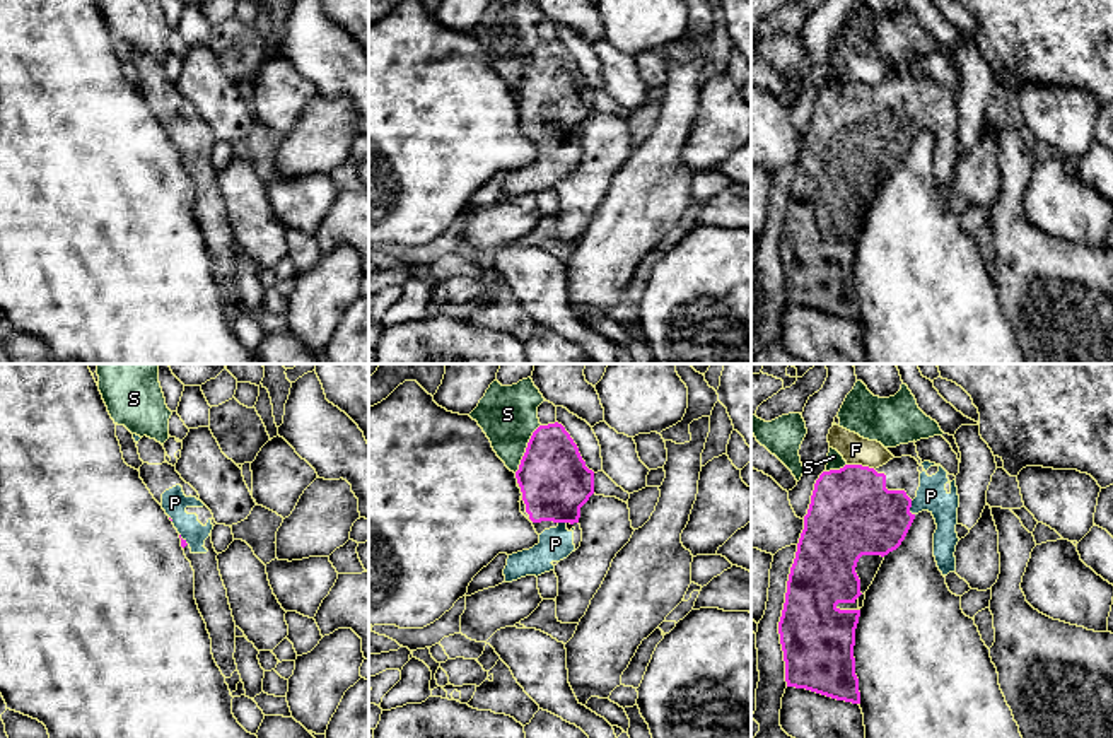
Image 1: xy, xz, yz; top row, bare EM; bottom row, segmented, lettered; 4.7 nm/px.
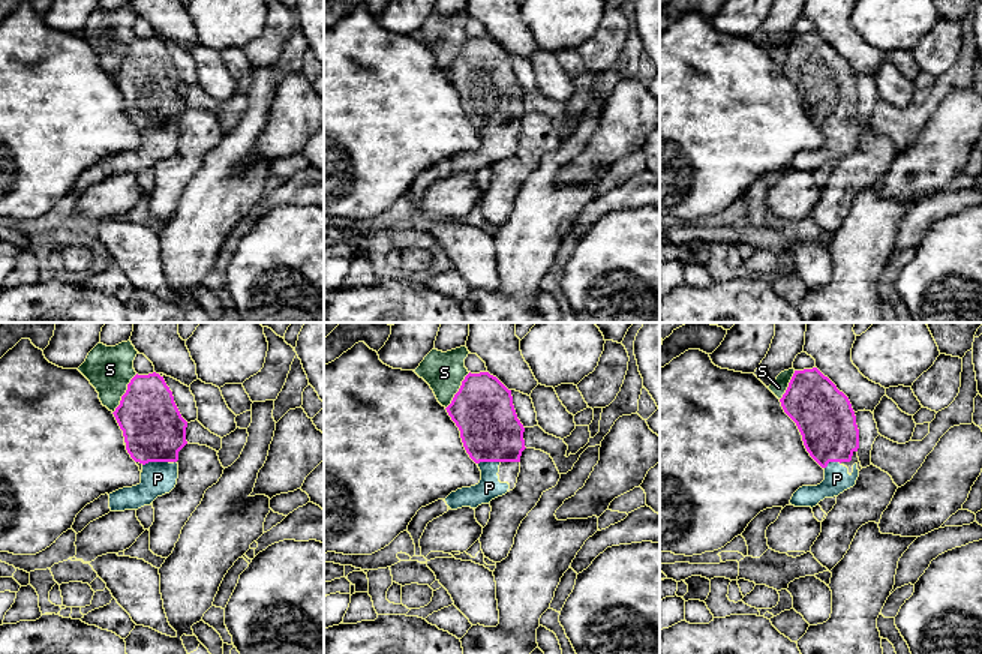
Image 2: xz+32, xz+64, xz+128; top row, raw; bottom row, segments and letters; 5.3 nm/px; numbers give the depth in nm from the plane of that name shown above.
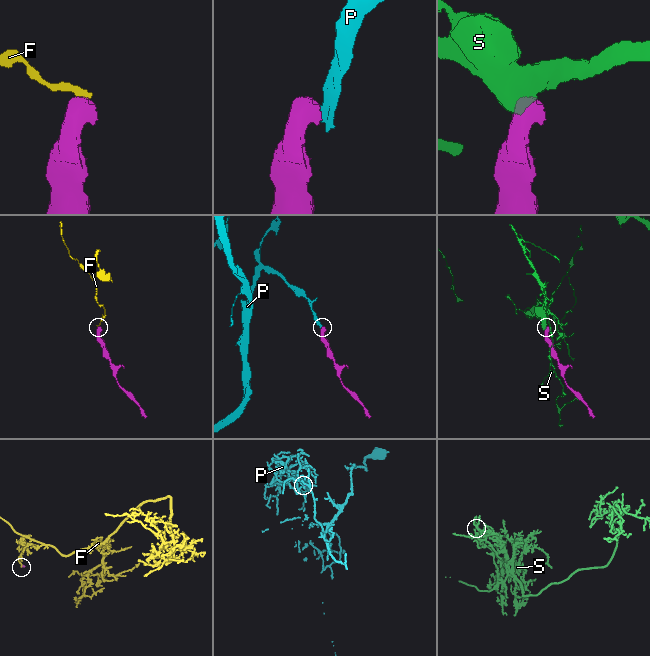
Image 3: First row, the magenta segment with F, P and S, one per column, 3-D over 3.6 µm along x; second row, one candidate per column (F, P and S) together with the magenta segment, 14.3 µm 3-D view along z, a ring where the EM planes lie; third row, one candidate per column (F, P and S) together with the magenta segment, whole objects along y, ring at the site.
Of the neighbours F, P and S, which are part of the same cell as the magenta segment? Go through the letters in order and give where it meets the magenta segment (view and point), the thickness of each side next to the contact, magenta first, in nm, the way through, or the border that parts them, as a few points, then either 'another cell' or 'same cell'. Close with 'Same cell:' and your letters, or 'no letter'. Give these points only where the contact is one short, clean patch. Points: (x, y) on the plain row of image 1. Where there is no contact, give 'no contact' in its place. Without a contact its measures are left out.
F: contact yz (861, 82); calibres 400 and 140 nm; border yz (847, 81), (861, 81), (874, 87); another cell
P: contact yz (910, 123); calibres 360 and 140 nm; way yz (859, 134), (886, 134), (910, 123), (931, 113); same cell
S: contact xz (526, 65); calibres 320 and 280 nm; border xz (540, 41), (514, 89); another cell
Same cell: P

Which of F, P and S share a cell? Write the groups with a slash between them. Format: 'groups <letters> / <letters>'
groups F / P / S

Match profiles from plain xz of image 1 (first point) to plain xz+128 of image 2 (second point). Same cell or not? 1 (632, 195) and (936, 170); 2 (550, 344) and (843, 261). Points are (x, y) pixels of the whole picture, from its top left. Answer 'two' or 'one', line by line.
1: two
2: one

